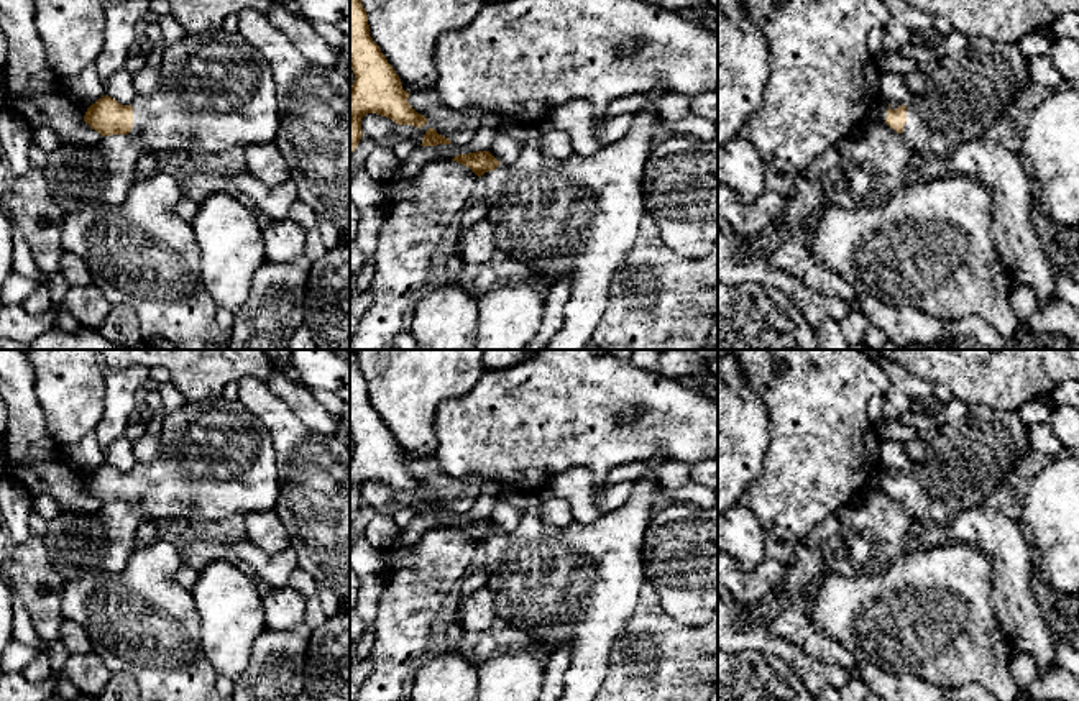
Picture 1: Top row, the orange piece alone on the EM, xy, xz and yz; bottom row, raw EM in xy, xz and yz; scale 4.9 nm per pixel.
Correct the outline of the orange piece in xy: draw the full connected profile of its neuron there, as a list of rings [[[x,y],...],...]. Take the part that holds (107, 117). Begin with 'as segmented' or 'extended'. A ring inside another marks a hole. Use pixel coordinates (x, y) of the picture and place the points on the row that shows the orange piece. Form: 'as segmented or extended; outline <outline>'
extended; outline [[[238,33],[187,34],[166,44],[161,64],[161,90],[154,95],[136,95],[131,105],[122,105],[103,95],[92,103],[84,121],[102,136],[138,136],[143,154],[163,156],[177,151],[220,154],[235,146],[273,143],[281,113],[273,71],[263,54]]]

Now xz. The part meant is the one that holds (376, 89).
as segmented; outline [[[350,0],[350,67],[355,74],[350,89],[350,154],[363,136],[361,118],[366,113],[417,128],[427,123],[427,118],[409,105],[409,92],[402,89],[399,76],[370,36],[361,0]]]

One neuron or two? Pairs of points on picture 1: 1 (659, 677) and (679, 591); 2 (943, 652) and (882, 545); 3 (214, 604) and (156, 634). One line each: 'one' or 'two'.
1: two
2: two
3: two

